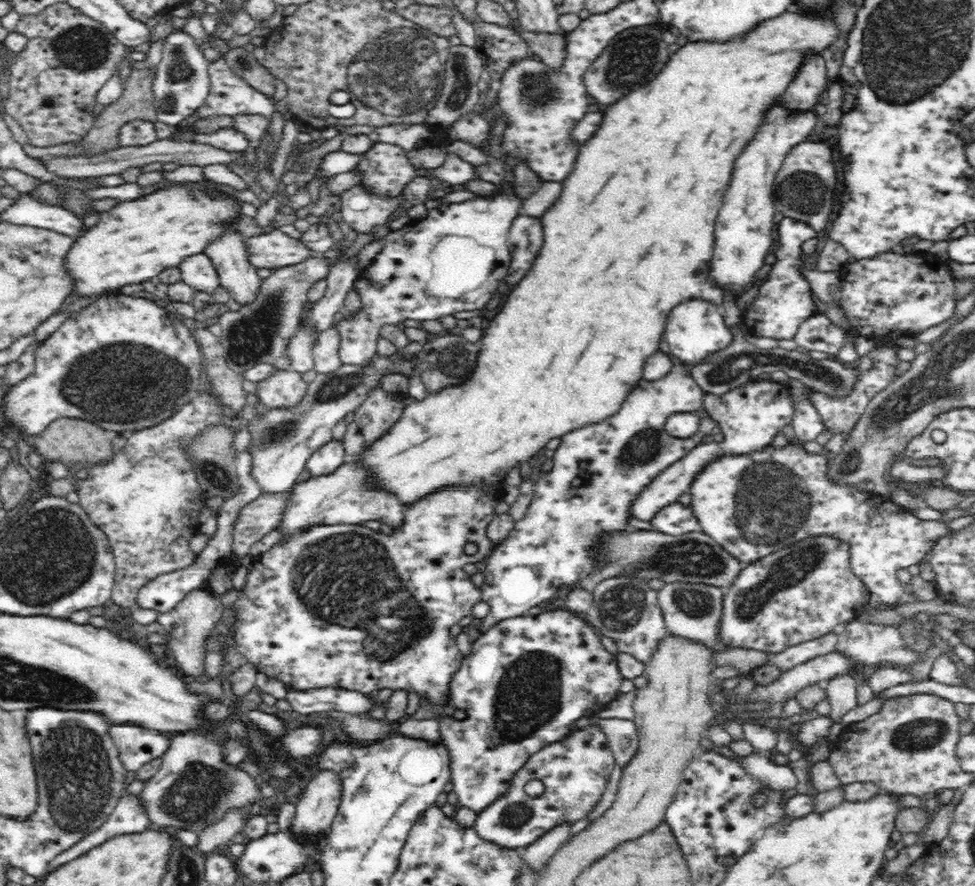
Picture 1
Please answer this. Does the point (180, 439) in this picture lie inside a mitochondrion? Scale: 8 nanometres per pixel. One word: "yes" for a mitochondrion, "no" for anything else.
yes

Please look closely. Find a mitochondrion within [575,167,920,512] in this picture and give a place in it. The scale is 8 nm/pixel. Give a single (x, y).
(804, 191)

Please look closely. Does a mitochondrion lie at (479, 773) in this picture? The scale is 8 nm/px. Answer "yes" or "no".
yes

